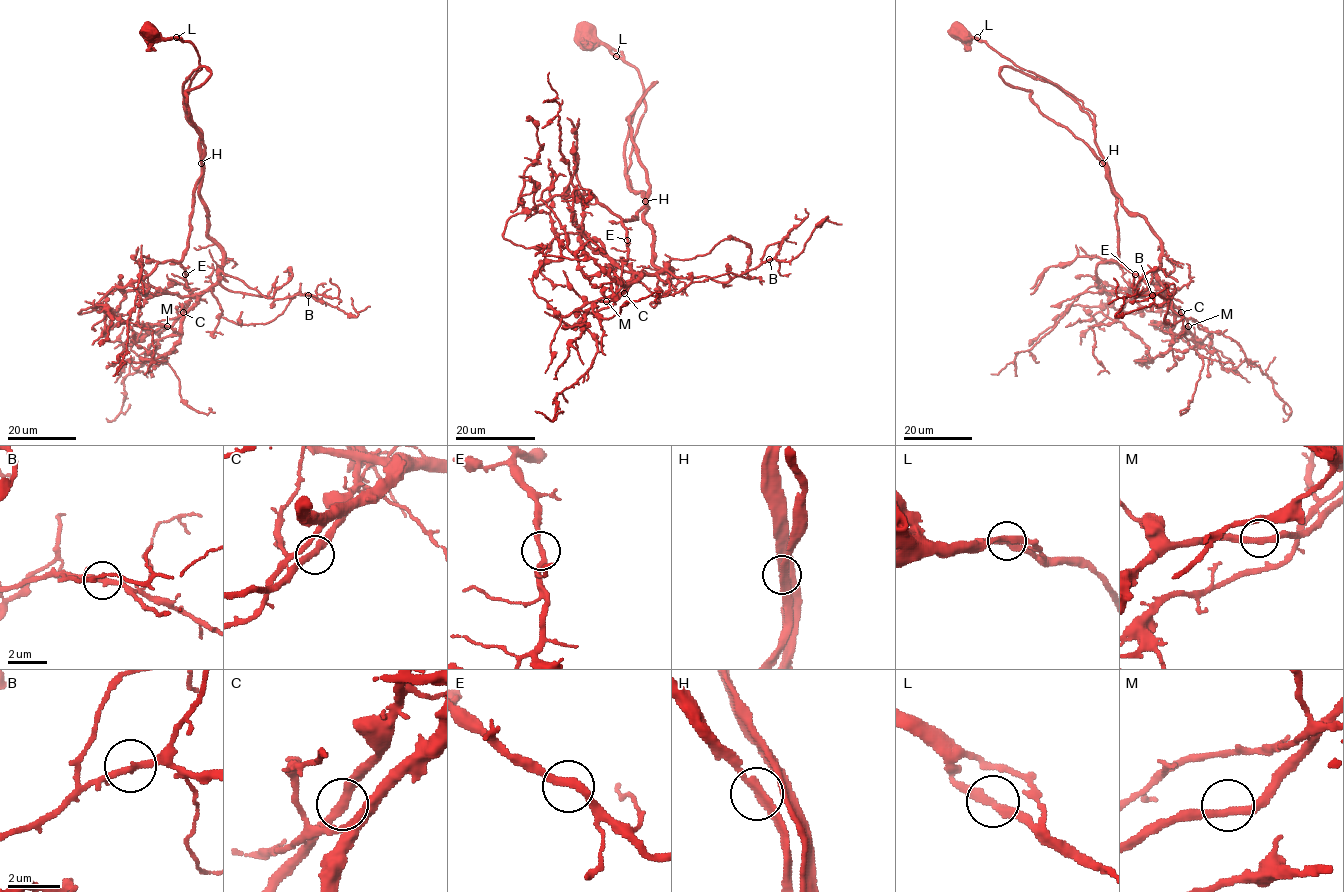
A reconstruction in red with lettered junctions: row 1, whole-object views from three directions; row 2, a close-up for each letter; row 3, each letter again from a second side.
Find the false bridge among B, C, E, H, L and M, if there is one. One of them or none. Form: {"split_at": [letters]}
{"split_at": []}

